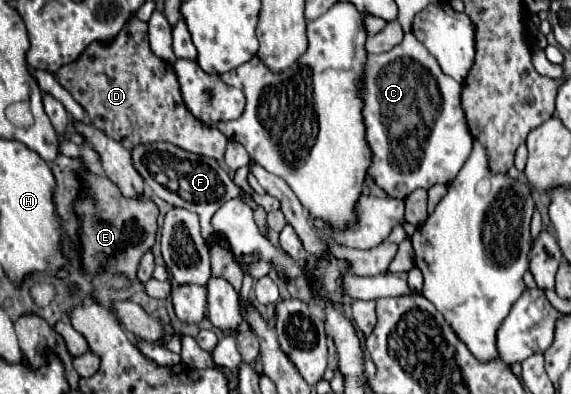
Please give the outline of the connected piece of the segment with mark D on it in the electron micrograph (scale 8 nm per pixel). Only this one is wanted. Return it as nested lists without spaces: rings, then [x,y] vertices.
[[[131,17],[111,43],[91,43],[71,65],[55,73],[57,81],[83,105],[91,123],[115,141],[133,149],[139,143],[169,141],[189,153],[223,161],[227,137],[197,121],[185,107],[177,75],[169,63],[155,57],[149,47],[147,23]]]

